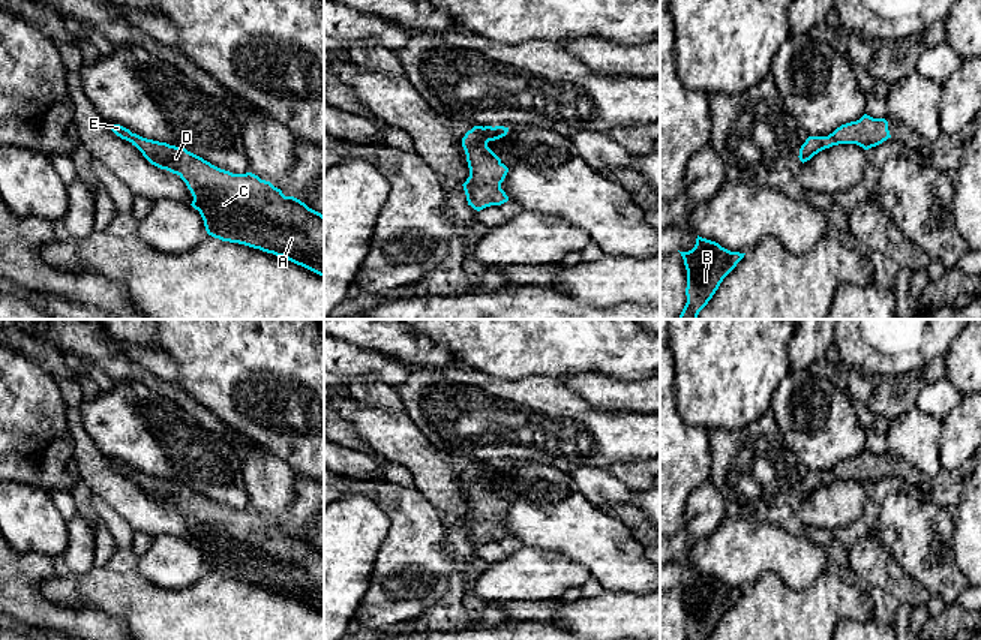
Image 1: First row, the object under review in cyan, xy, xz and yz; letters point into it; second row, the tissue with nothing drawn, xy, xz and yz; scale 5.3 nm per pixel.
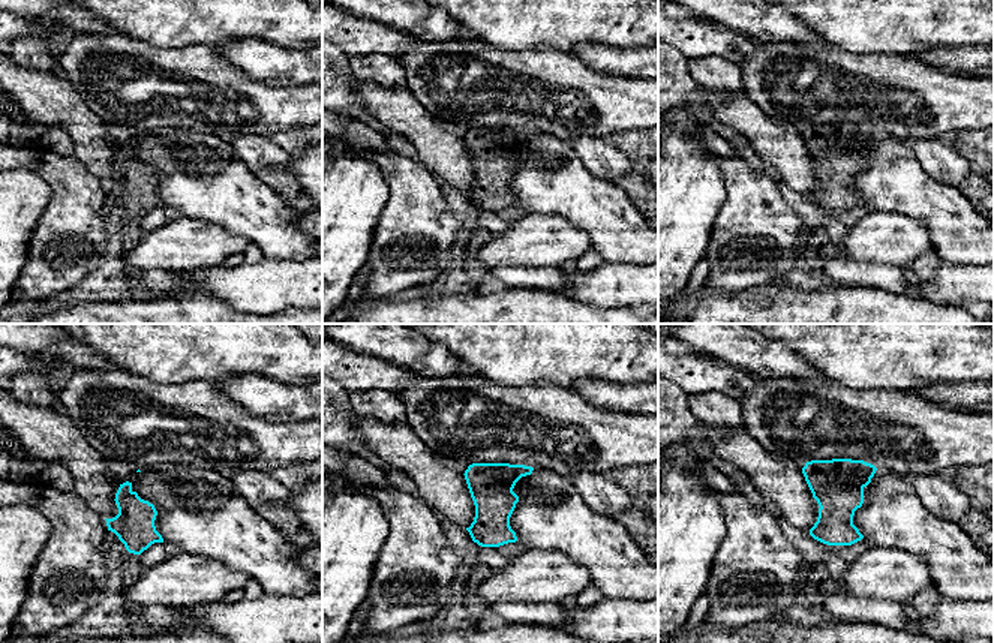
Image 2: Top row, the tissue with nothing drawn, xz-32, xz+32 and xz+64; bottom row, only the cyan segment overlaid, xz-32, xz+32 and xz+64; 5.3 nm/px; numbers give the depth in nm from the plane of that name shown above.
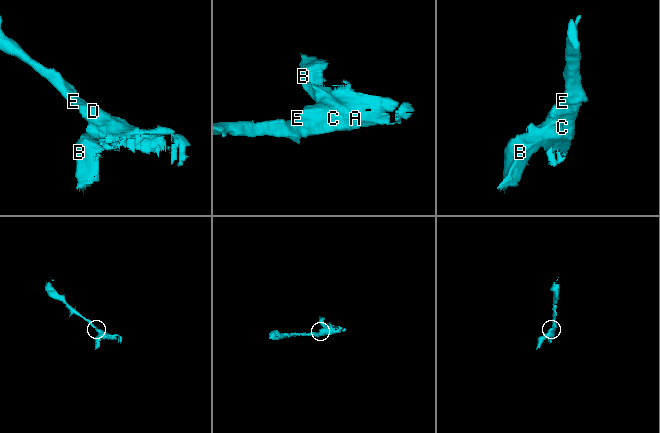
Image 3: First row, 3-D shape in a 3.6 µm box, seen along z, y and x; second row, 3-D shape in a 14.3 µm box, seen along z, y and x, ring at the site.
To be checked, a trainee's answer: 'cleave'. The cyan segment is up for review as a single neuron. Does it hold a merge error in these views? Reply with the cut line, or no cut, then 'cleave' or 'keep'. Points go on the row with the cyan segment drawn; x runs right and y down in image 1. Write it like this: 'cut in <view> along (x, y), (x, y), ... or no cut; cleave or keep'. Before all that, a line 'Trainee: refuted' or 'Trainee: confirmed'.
Trainee: refuted
no cut; keep

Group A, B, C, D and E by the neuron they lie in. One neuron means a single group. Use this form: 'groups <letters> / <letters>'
groups A B C D E

